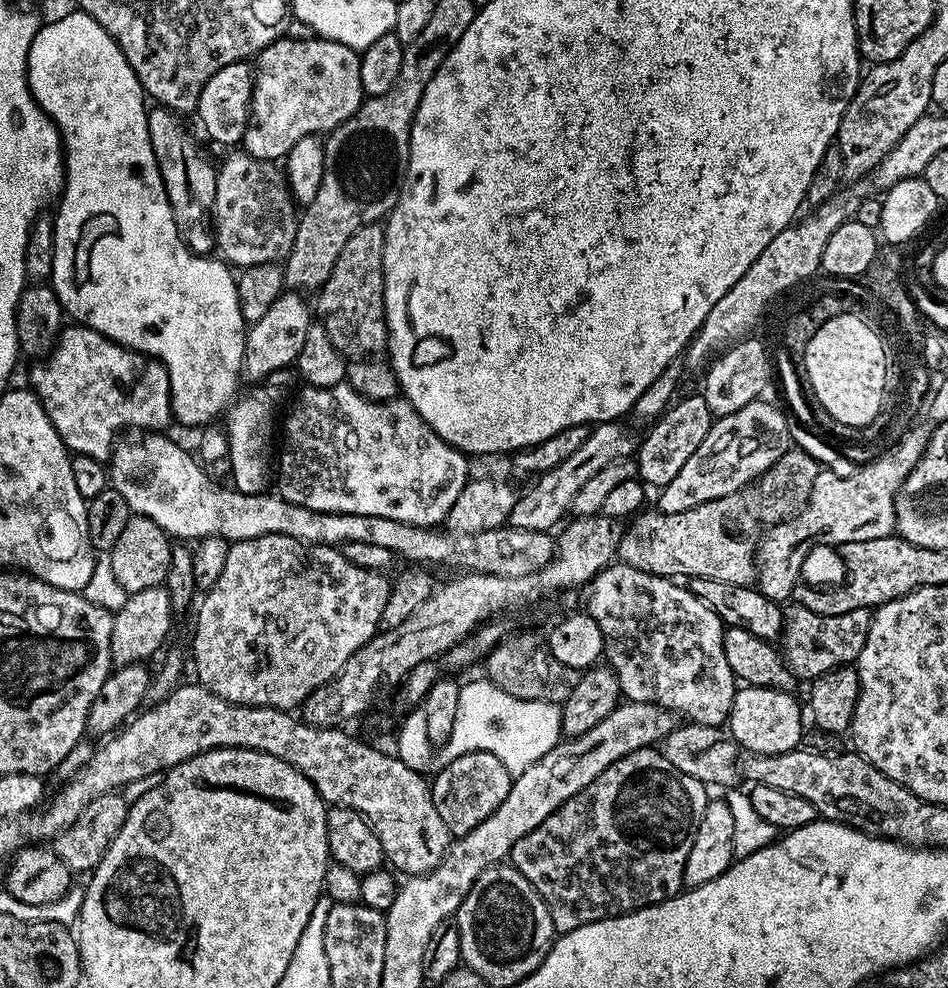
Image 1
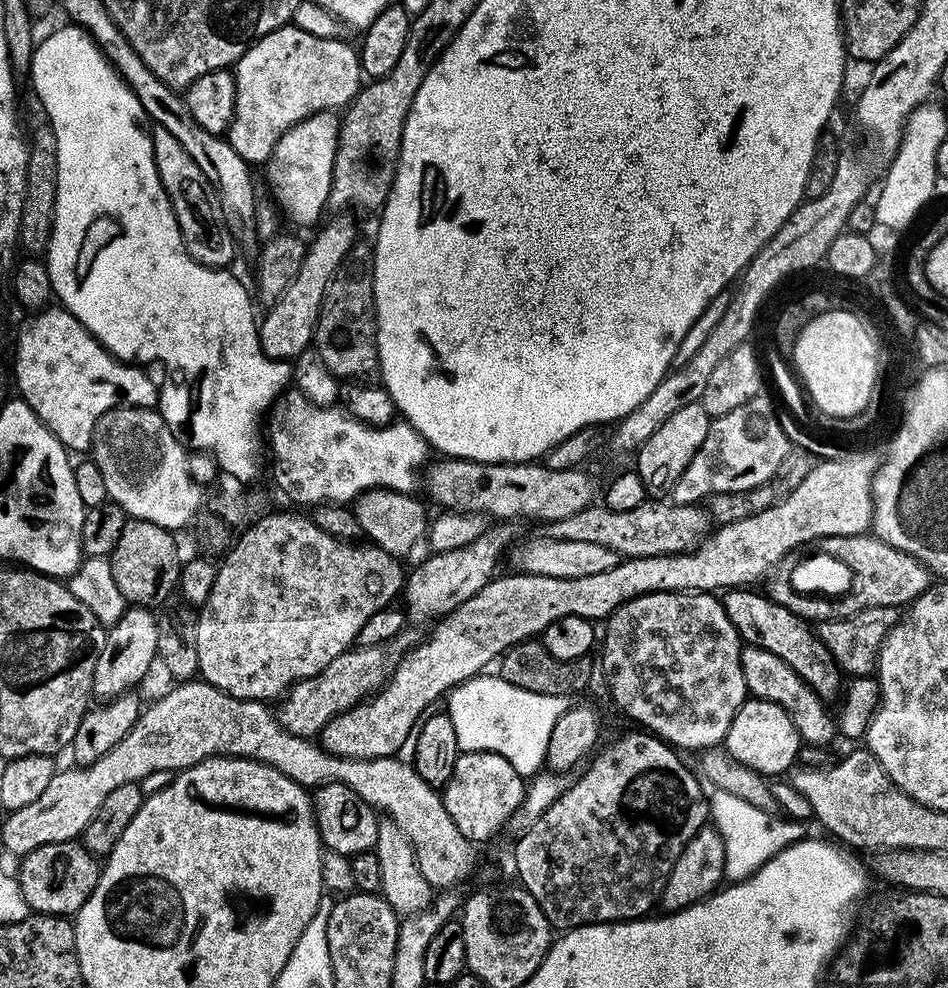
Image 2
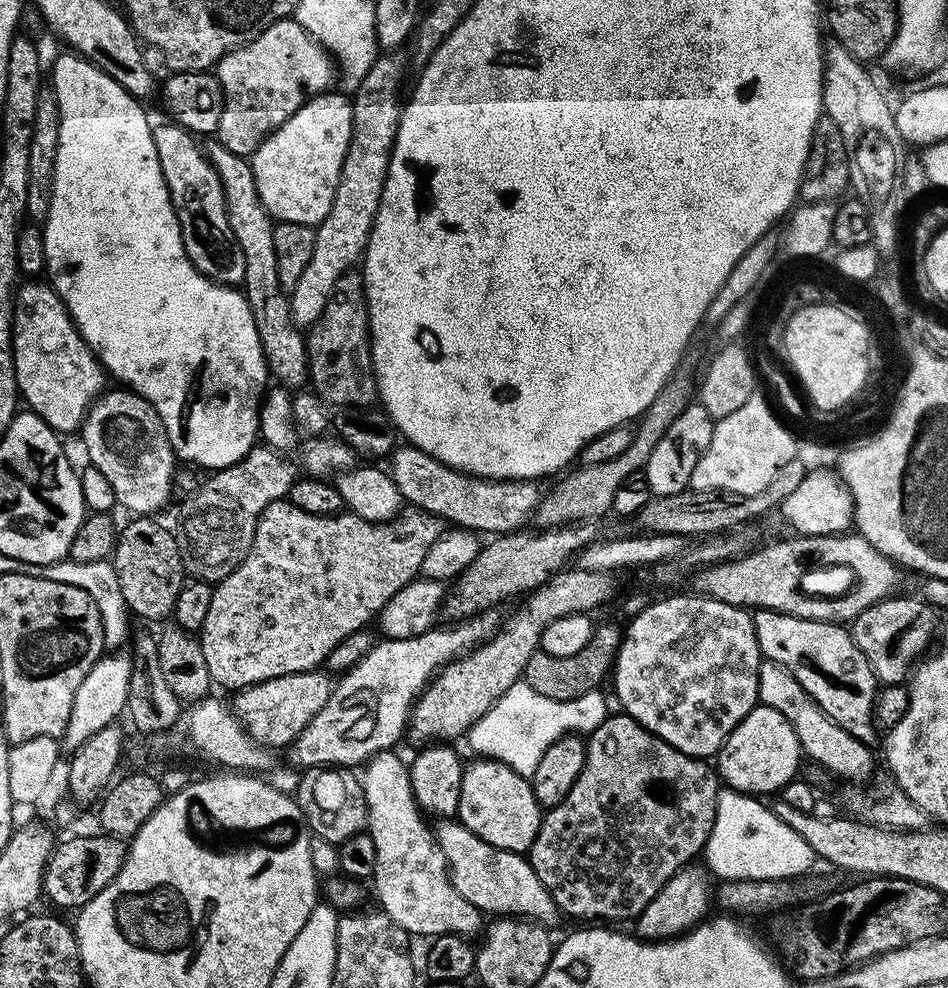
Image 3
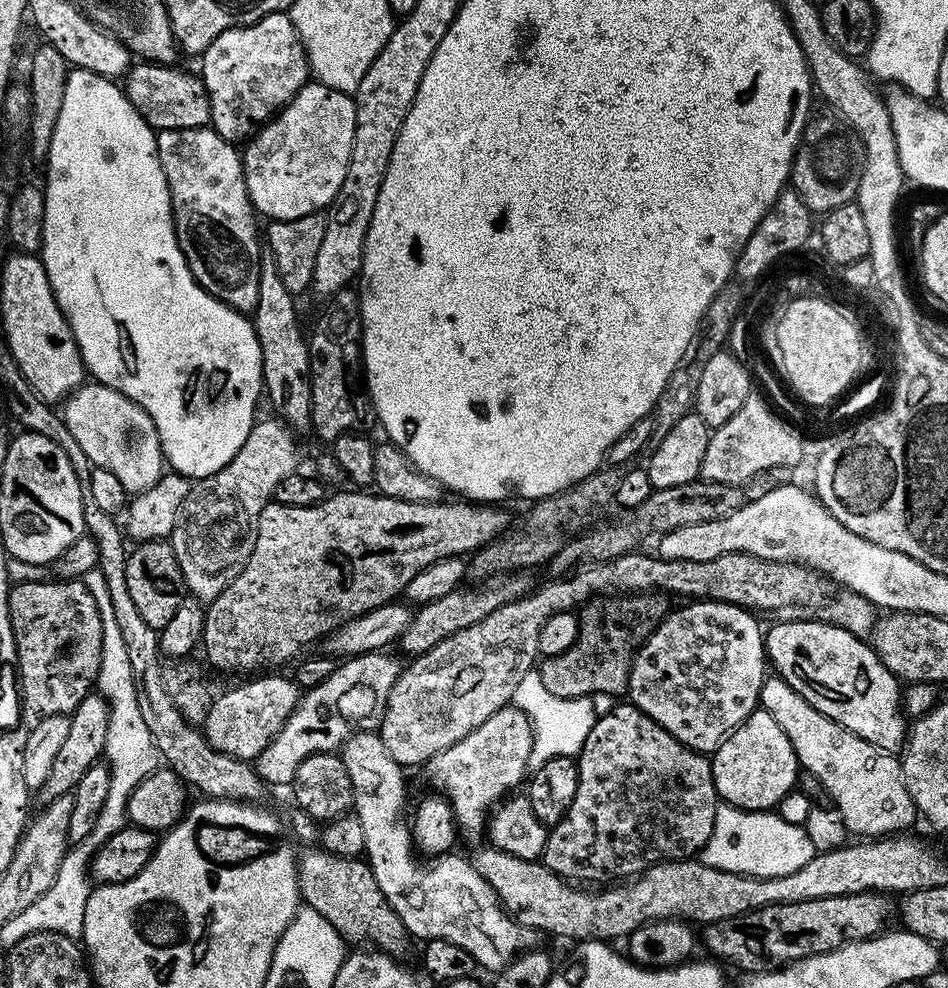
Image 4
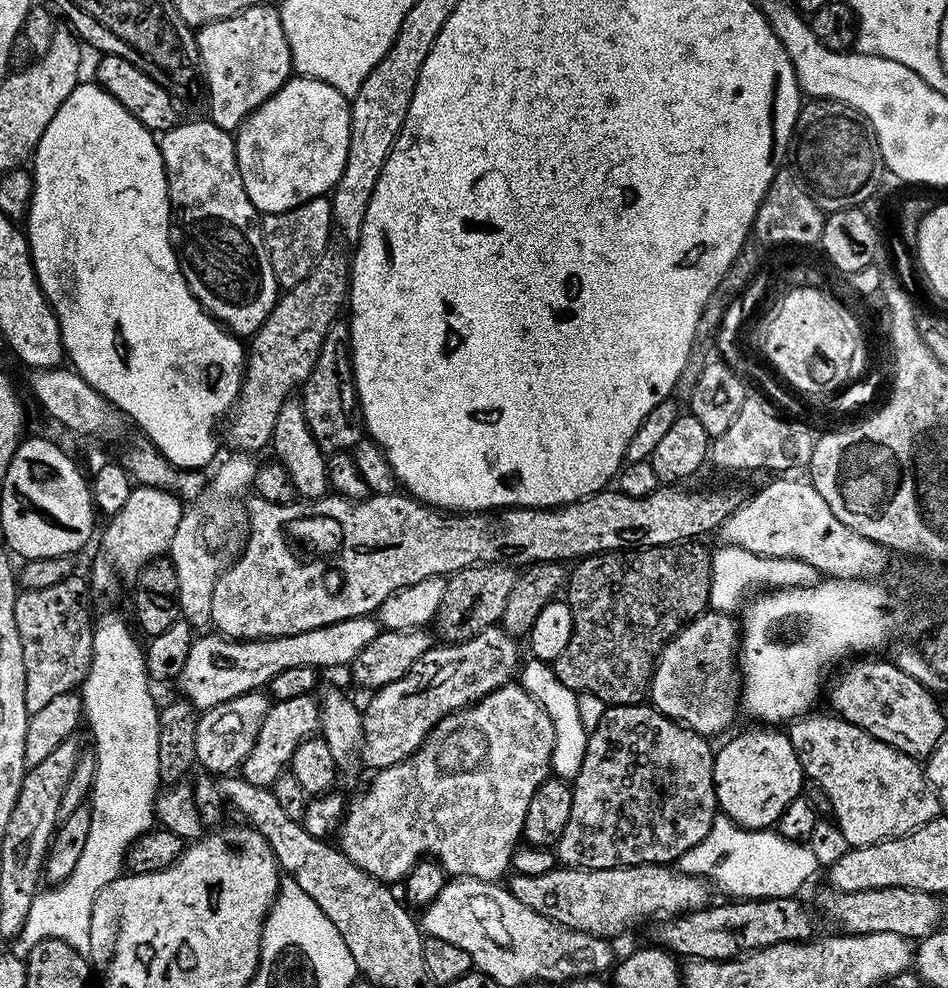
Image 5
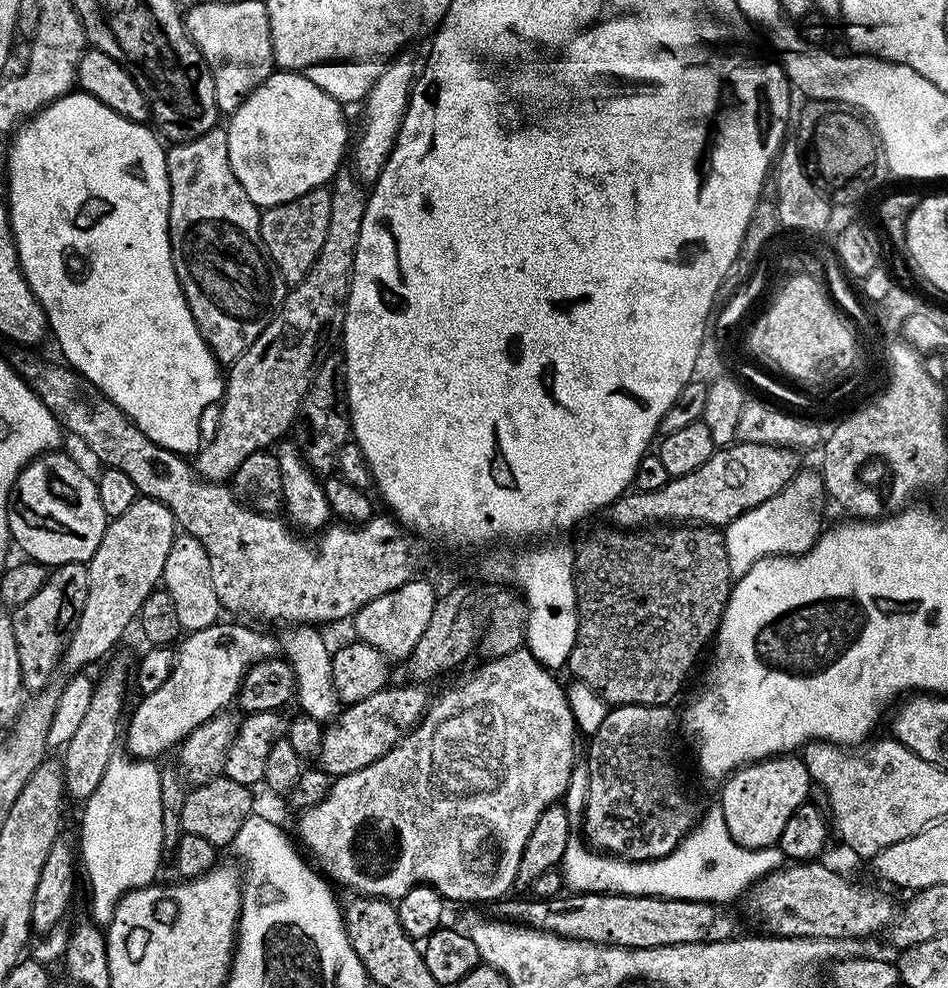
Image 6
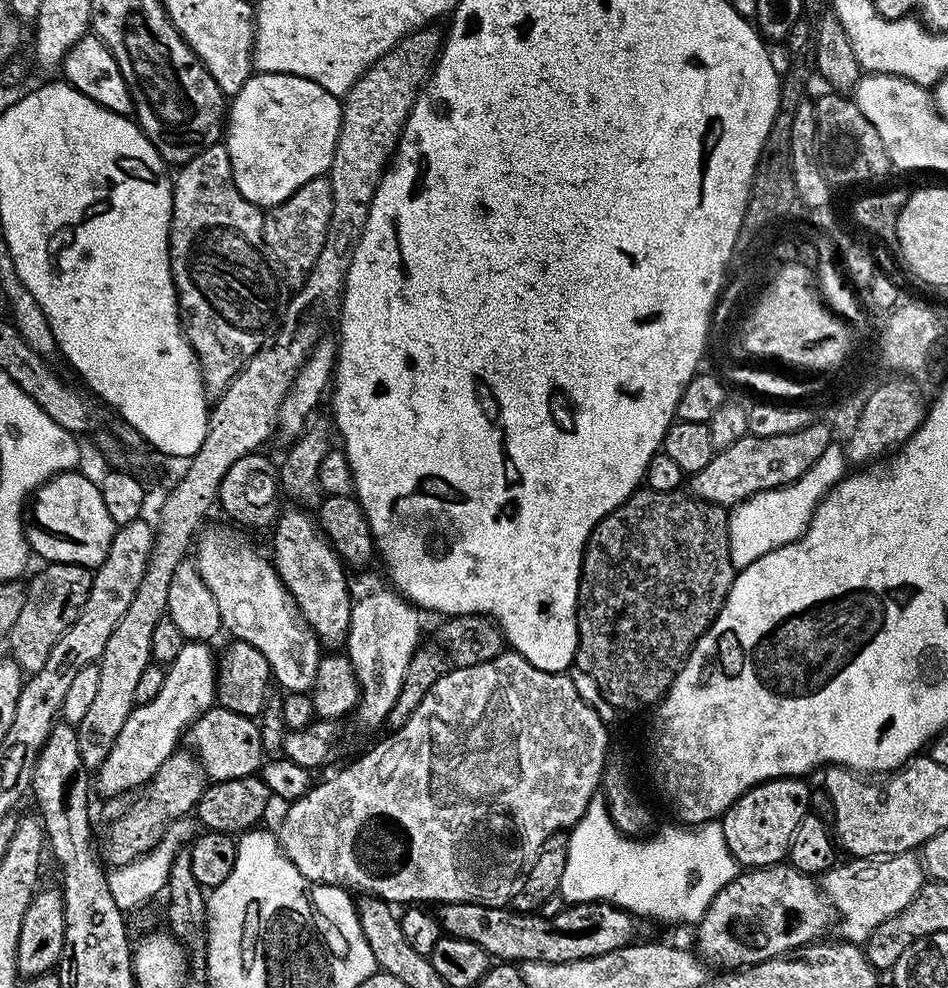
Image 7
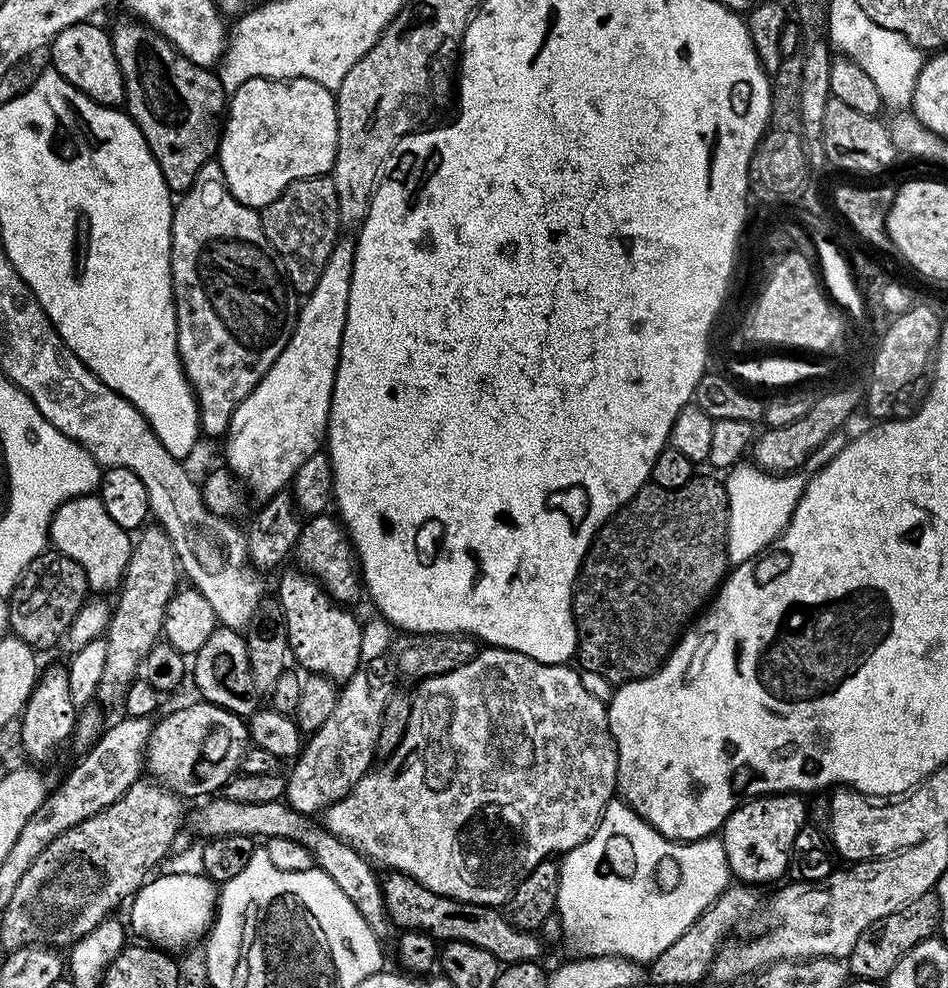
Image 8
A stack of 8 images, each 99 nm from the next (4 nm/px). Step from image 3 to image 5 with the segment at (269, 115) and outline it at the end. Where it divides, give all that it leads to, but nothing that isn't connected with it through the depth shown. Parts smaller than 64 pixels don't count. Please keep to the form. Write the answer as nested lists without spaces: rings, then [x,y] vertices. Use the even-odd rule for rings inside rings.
[[[262,2],[258,6],[250,6],[246,10],[242,10],[241,12],[238,13],[236,16],[227,16],[226,18],[222,18],[221,20],[215,20],[214,22],[210,22],[209,24],[202,24],[199,25],[198,31],[196,32],[196,45],[198,46],[198,54],[200,55],[200,67],[199,71],[202,73],[202,84],[203,87],[206,89],[206,96],[208,92],[208,112],[207,115],[211,118],[212,121],[215,122],[221,128],[222,130],[226,130],[227,132],[235,133],[237,129],[239,129],[240,125],[244,123],[244,119],[250,115],[256,109],[258,106],[262,106],[262,102],[266,102],[268,99],[271,98],[271,96],[274,95],[274,93],[279,90],[281,86],[283,86],[286,81],[290,79],[290,77],[293,75],[294,69],[292,66],[292,55],[290,54],[290,46],[286,42],[286,34],[282,30],[282,18],[280,17],[280,9],[279,7],[273,6],[272,8],[270,5],[268,5],[268,2]]]

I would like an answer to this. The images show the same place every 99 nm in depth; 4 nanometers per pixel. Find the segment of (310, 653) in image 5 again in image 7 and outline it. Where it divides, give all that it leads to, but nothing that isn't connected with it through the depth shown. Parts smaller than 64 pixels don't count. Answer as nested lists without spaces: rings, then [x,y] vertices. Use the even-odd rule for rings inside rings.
[[[186,642],[178,658],[167,665],[162,690],[154,702],[137,704],[125,725],[119,731],[116,741],[99,768],[94,772],[94,788],[104,796],[120,796],[131,788],[147,785],[152,775],[160,769],[162,762],[177,751],[179,742],[187,733],[188,725],[213,707],[216,700],[217,657],[207,643]]]

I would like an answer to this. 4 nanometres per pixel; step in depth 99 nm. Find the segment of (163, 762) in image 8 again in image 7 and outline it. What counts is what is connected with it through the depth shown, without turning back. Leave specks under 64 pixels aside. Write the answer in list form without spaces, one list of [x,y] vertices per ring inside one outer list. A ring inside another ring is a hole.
[[[219,706],[209,708],[188,725],[186,744],[200,761],[205,777],[212,782],[257,775],[266,759],[259,723],[251,716],[234,714]]]

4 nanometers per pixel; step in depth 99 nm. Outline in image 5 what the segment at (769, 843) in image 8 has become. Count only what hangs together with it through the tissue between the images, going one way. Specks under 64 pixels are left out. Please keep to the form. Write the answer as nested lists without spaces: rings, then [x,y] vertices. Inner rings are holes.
[[[768,726],[752,727],[756,728],[750,729],[749,732],[740,732],[737,736],[729,735],[729,740],[721,748],[715,749],[716,761],[712,773],[716,803],[719,811],[729,816],[740,827],[768,830],[776,825],[778,818],[782,818],[782,810],[786,810],[786,806],[790,806],[790,802],[794,802],[794,798],[801,795],[803,788],[800,787],[806,784],[806,777],[787,731],[773,730]]]

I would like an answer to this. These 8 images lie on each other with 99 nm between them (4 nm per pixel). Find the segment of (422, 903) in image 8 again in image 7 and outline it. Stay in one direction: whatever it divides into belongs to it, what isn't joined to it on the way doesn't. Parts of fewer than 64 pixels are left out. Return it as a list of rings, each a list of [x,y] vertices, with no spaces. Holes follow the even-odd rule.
[[[607,900],[568,904],[552,917],[530,912],[514,912],[511,907],[487,908],[481,904],[454,902],[438,908],[441,929],[454,938],[474,942],[500,962],[541,960],[551,964],[574,962],[610,954],[637,939],[637,917]]]

